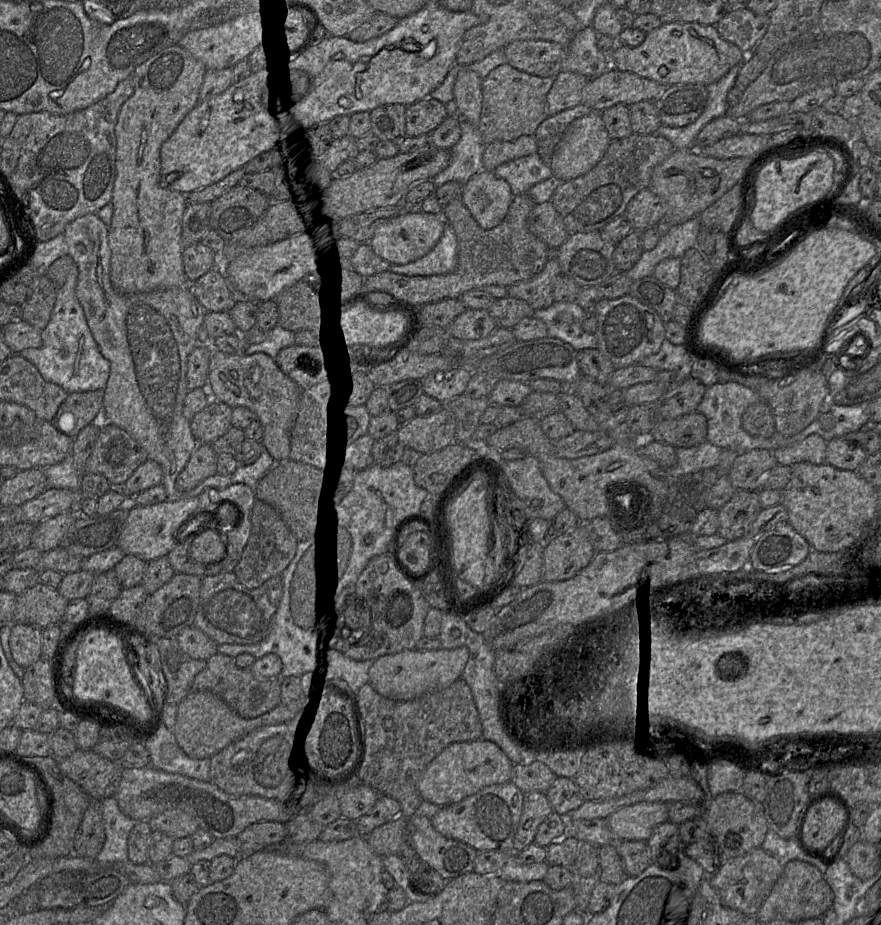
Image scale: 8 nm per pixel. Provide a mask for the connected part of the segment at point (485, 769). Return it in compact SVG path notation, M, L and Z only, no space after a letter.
M483 738L447 746L421 774L417 789L423 801L446 807L484 787L510 781L513 763L495 743Z

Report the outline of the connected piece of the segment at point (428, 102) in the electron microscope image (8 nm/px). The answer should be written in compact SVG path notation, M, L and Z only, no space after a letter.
M431 97L420 100L406 108L406 136L429 135L446 118L445 104Z

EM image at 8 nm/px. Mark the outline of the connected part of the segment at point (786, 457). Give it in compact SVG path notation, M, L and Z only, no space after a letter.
M810 434L805 439L774 450L776 462L782 465L793 465L798 462L813 464L826 463L827 441L819 434Z

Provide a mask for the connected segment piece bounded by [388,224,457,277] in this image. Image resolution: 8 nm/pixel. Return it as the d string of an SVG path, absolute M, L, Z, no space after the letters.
M449 224L435 247L421 259L406 265L390 265L388 272L409 277L451 273L457 265L457 238Z

